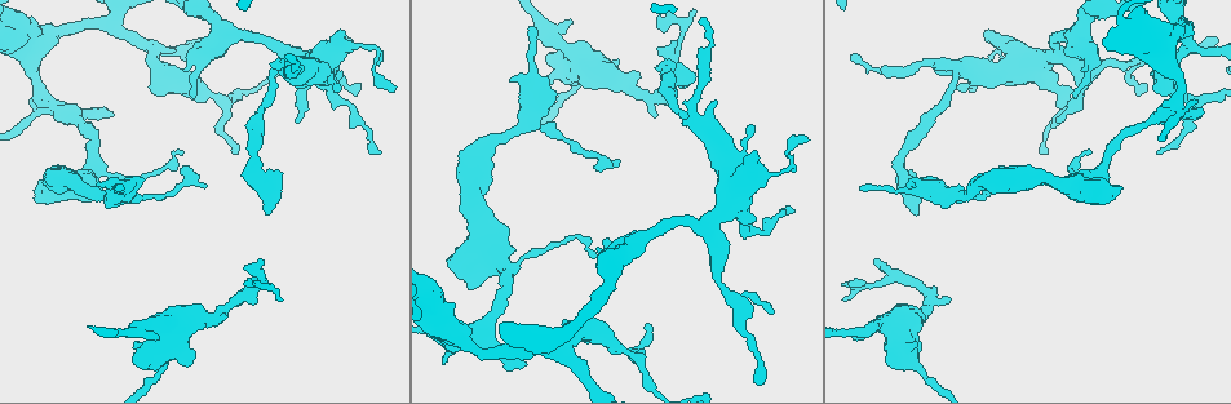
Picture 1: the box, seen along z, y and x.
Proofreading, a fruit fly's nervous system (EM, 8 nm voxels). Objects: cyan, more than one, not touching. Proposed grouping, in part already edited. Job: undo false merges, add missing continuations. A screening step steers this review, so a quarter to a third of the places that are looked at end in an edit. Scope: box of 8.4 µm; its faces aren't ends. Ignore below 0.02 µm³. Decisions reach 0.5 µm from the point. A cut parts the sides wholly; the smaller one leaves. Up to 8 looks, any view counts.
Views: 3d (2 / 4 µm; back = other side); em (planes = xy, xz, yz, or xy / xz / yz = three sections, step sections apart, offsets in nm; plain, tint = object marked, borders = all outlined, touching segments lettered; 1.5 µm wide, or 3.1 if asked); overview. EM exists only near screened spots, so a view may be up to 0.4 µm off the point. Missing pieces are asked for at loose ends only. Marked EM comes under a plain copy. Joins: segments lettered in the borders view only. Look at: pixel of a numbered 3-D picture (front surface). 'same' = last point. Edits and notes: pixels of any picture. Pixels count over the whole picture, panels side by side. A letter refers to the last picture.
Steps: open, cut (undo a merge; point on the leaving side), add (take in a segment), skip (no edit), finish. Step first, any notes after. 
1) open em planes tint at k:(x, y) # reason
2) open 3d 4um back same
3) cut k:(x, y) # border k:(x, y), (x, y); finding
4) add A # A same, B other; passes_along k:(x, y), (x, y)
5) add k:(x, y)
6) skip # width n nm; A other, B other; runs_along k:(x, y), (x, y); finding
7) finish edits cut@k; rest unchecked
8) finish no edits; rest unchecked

open 3d 4um at 1:(111, 114) # free end

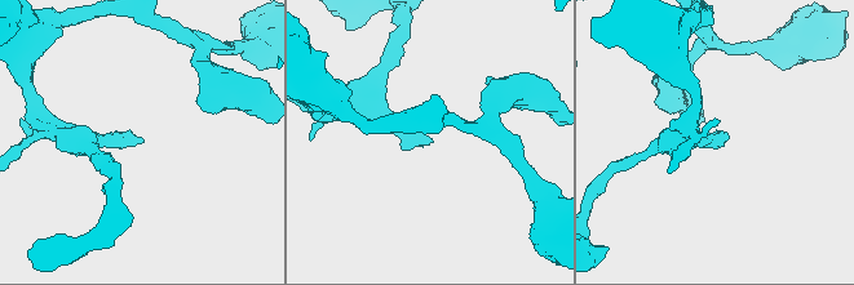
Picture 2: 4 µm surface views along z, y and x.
open em planes borders at 2:(429, 142) # need the tissue

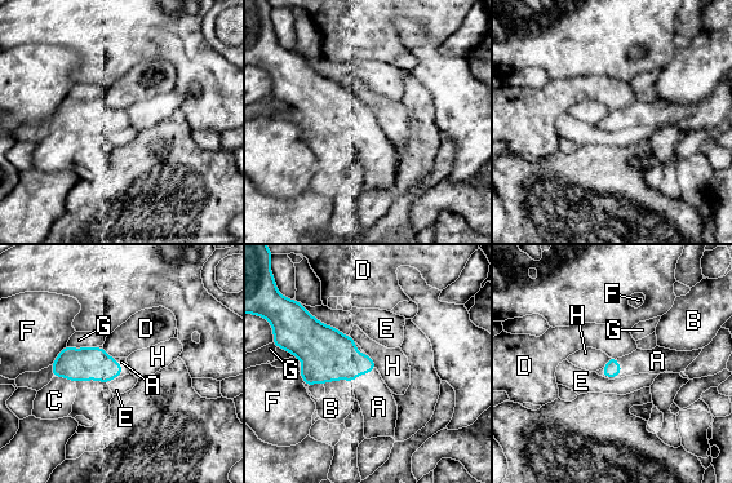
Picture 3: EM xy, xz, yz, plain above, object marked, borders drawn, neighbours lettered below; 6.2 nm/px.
add A # A same, B other, C other, D other, E other, F other, G other, H other; the neuron continues

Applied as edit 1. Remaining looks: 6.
open em planes borders at 1:(108, 22) # thick turns thin

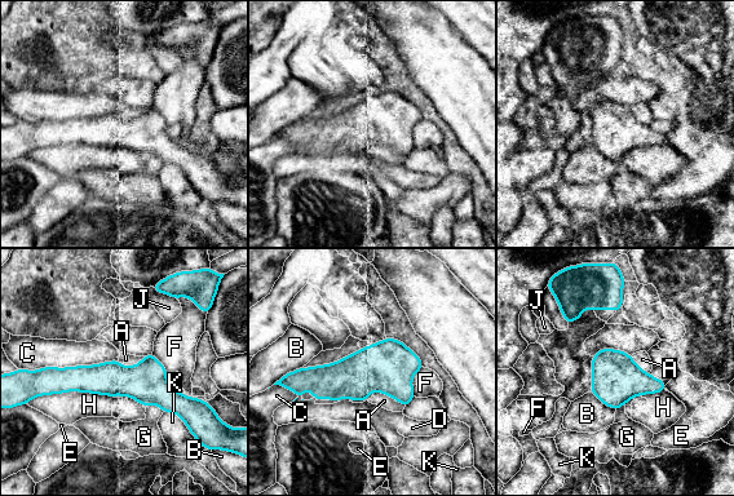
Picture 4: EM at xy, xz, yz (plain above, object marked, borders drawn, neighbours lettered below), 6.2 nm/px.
skip # A other, B other, C other, D other, E other, F other, G other, H other, J other, K other; one neuron here

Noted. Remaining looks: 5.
open em xz step 8 borders at 1:(675, 43) # branch stops here

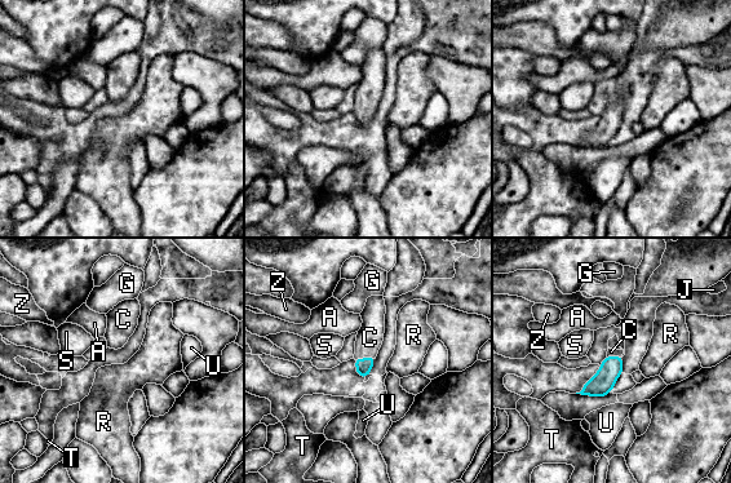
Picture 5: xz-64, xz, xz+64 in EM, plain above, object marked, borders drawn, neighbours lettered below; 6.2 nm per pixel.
open em planes borders same # cut it another way

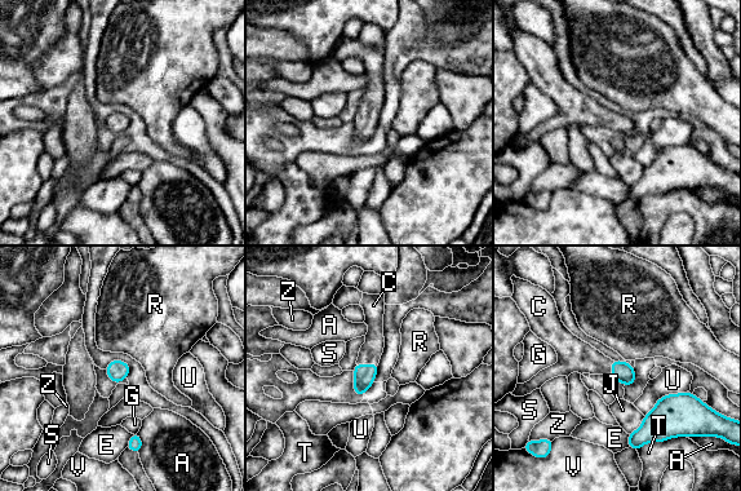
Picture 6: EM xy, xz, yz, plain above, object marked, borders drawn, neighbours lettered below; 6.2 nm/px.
add C # A other, C same, E other, G other, J other, R other, S other, T other, U other, V other, Z other; passes_along 6:(364, 376), (367, 365), (371, 352); it goes on there

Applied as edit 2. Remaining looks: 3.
finish edits add@3, add@6; rest unchecked

